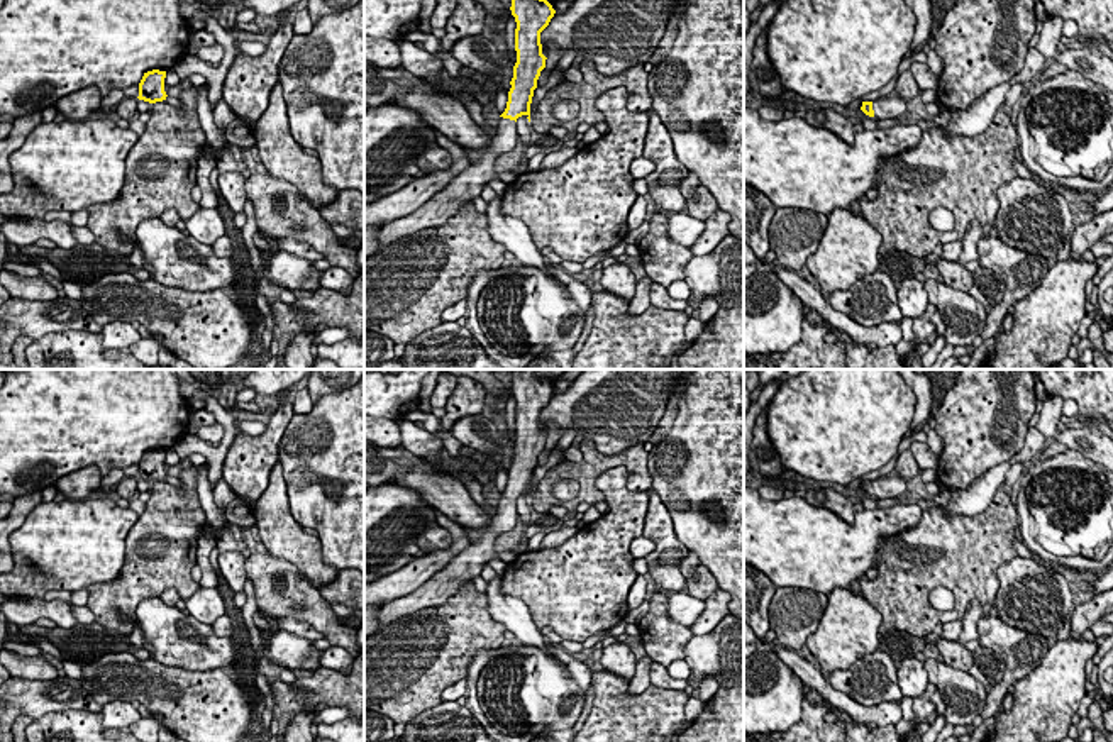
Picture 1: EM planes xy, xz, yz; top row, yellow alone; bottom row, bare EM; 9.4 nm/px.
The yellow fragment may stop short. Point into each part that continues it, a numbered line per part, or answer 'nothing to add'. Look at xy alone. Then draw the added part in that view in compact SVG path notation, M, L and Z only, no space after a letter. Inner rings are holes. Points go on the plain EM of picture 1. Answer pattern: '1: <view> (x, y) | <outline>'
nothing to add

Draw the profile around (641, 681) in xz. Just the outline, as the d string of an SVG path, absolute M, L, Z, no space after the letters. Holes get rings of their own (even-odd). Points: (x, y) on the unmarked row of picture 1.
M649 656L637 661L635 674L628 683L628 695L640 695L651 686L651 676L649 676L651 664L652 659Z

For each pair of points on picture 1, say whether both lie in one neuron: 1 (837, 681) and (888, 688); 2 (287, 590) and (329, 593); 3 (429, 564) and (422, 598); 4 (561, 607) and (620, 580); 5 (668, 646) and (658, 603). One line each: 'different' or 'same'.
1: same
2: different
3: different
4: same
5: same

